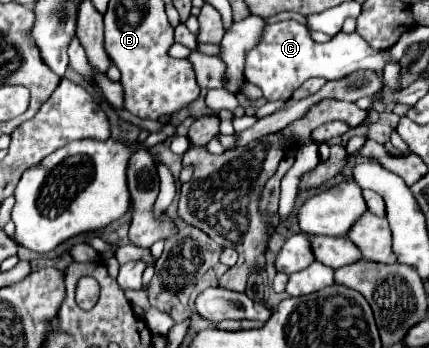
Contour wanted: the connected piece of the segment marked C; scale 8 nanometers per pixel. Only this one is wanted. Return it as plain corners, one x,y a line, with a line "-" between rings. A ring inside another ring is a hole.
284,20
278,24
270,24
268,30
264,30
264,38
260,46
248,52
244,76
248,82
258,84
262,88
266,100
286,100
308,78
320,76
326,80
336,80
336,78
346,78
358,70
370,70
380,74
388,62
398,62
398,60
392,60
388,50
372,48
356,32
352,34
340,32
330,42
318,44
310,38
310,32
304,24
298,24
296,20

